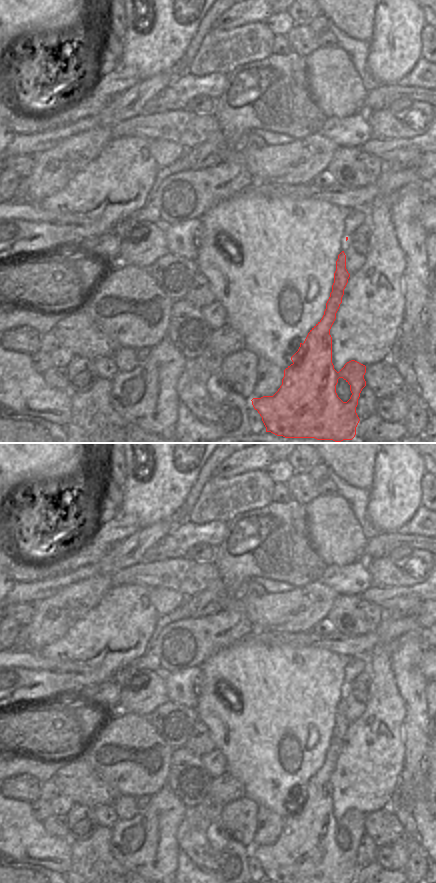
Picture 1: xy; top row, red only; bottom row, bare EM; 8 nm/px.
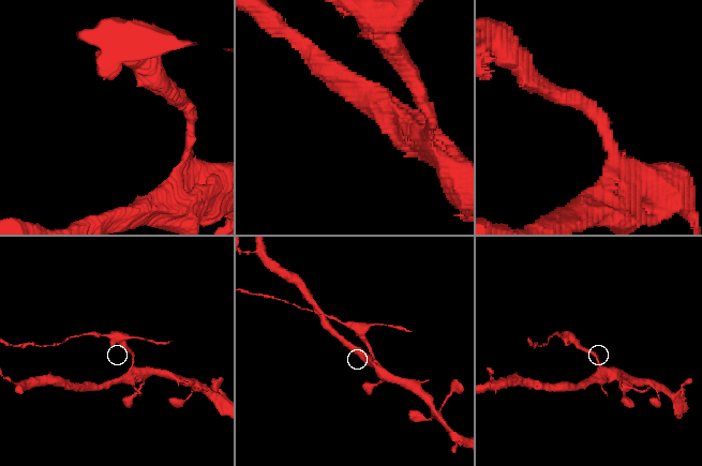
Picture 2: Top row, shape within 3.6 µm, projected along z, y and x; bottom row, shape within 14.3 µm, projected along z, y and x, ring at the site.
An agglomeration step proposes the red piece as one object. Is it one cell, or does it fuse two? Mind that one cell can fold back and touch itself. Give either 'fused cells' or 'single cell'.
fused cells

